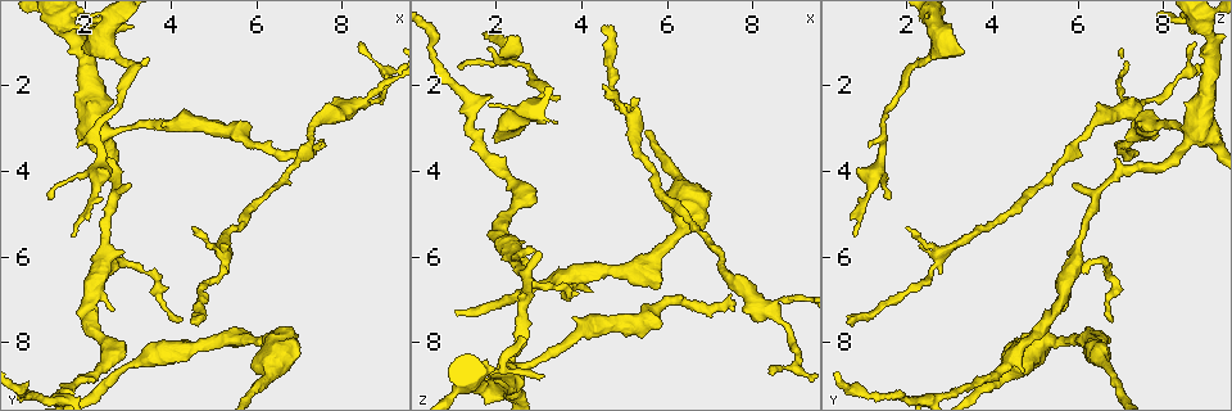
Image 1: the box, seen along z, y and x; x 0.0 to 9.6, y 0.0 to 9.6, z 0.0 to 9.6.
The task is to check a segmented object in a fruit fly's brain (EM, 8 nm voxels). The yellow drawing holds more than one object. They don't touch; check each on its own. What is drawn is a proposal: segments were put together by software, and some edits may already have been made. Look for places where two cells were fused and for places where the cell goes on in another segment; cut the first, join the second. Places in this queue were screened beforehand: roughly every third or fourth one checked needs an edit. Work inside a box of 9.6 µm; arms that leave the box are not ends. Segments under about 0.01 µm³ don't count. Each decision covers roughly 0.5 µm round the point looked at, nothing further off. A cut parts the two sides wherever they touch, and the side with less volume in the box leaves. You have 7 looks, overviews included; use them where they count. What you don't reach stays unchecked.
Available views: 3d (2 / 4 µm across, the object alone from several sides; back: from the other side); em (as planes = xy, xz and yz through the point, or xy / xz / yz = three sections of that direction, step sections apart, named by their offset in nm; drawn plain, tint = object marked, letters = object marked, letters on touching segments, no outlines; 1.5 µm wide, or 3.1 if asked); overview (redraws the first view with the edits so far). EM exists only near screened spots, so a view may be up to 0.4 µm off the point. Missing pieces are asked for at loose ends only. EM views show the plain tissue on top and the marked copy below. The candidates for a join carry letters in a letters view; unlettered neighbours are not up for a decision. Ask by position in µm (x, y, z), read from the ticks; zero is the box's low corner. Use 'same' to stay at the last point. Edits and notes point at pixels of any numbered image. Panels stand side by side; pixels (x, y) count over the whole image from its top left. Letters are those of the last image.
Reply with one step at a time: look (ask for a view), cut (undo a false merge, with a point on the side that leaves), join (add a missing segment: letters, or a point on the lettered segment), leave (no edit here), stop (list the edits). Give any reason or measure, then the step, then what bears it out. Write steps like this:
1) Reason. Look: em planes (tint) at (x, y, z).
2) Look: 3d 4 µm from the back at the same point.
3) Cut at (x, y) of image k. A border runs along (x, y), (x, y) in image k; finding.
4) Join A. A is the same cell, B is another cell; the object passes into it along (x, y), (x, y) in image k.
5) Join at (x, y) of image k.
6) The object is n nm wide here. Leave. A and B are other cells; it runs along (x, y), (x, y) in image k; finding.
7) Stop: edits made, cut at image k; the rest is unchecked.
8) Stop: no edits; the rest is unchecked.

Three-way junction. Look: em planes (letters) at (1.50, 0.65, 9.00).

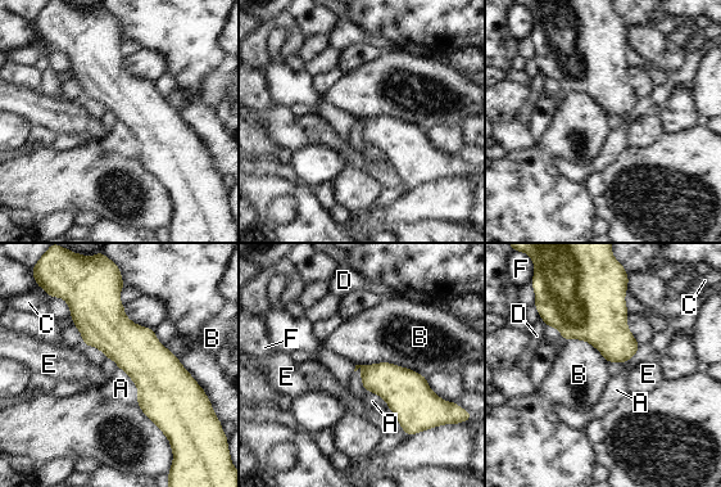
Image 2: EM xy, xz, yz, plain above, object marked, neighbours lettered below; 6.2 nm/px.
Leave. A, B, C, D, E and F are other cells; it runs along (78, 258), (143, 395) in image 2; one cell here.

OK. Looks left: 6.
Thin arm on a thick one. Look: em planes (letters) at (8.30, 2.40, 7.20).

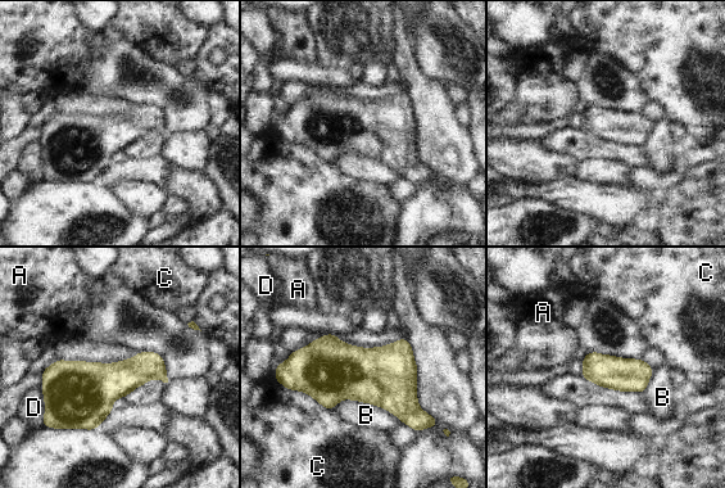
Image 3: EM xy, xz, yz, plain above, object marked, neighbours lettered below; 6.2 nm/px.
The longest contact is with B, 440 nm. Leave. A, B, C and D are other cells; a border runs along (332, 409), (357, 400), (402, 421) in image 3; one cell here.

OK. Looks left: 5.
Calibre changes. Look: em planes (letters) at (2.90, 1.50, 2.40).

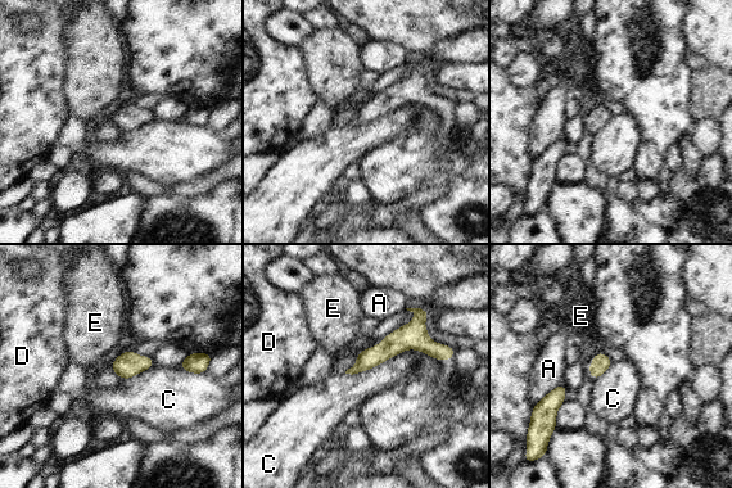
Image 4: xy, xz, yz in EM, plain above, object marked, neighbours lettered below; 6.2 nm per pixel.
Leave. A, C, D and E are other cells; a border runs along (406, 349), (366, 370), (344, 373) in image 4; all the same cell.

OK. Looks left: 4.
Stop: no edits; the rest is unchecked.

